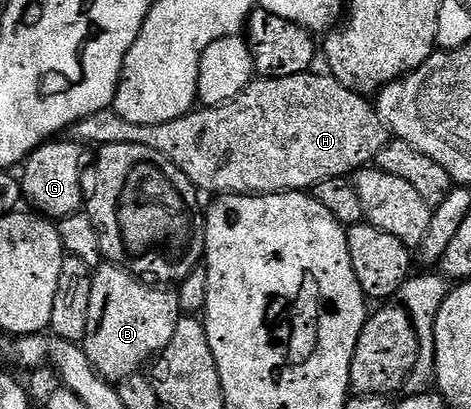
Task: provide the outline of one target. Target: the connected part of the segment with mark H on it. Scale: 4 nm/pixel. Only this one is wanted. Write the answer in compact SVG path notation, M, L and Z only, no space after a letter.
M329 73L263 78L219 106L202 106L168 124L128 124L114 109L84 116L68 134L83 147L140 144L160 152L199 191L223 194L306 192L320 180L344 178L369 167L392 141L369 97L344 88Z

